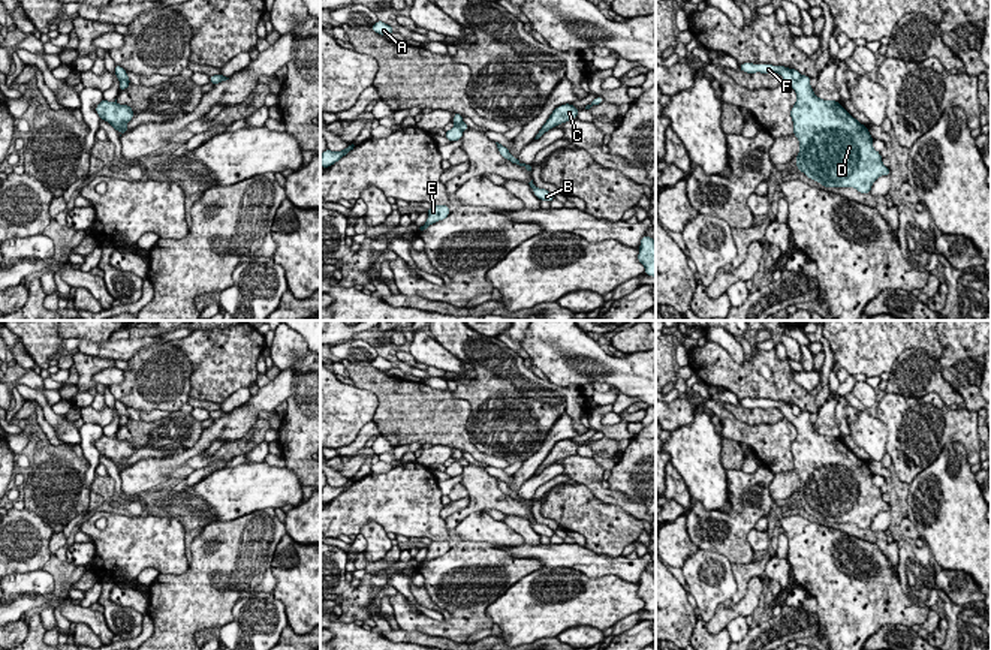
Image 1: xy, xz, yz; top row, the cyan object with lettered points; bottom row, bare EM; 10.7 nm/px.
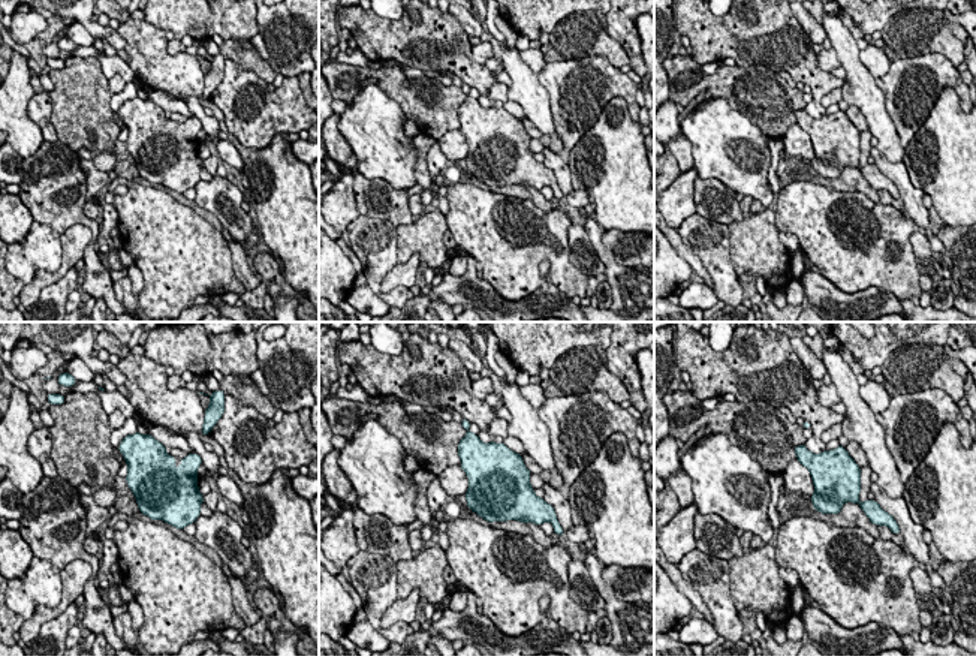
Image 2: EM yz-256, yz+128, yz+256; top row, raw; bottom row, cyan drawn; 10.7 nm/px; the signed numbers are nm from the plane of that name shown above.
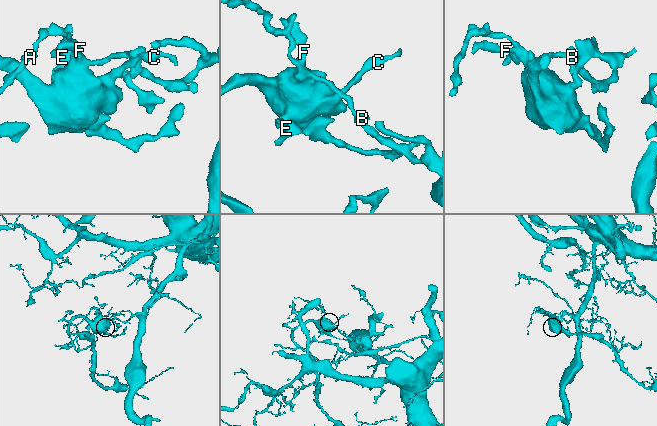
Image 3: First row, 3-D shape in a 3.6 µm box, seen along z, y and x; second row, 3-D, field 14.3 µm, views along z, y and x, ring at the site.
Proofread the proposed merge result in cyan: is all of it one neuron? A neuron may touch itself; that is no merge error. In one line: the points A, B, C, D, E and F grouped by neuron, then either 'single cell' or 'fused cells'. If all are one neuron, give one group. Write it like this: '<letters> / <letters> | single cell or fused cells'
A B / C D E F | fused cells

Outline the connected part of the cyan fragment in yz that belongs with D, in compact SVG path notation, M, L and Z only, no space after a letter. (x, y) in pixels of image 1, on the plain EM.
M743 398L740 404L747 409L780 409L796 428L796 439L790 446L793 469L799 476L796 503L810 515L828 523L853 523L861 529L870 529L873 518L880 511L891 511L891 505L882 497L879 487L873 484L873 473L867 461L853 454L840 437L819 434L810 422L810 412L802 410L798 416L784 401Z

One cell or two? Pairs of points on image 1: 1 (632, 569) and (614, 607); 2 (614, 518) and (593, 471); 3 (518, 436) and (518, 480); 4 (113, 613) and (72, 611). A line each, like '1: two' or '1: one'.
1: two
2: two
3: two
4: two

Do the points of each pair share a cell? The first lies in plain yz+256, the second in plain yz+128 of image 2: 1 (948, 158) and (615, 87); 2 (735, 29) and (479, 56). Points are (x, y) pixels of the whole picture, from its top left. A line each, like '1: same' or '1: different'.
1: different
2: different

